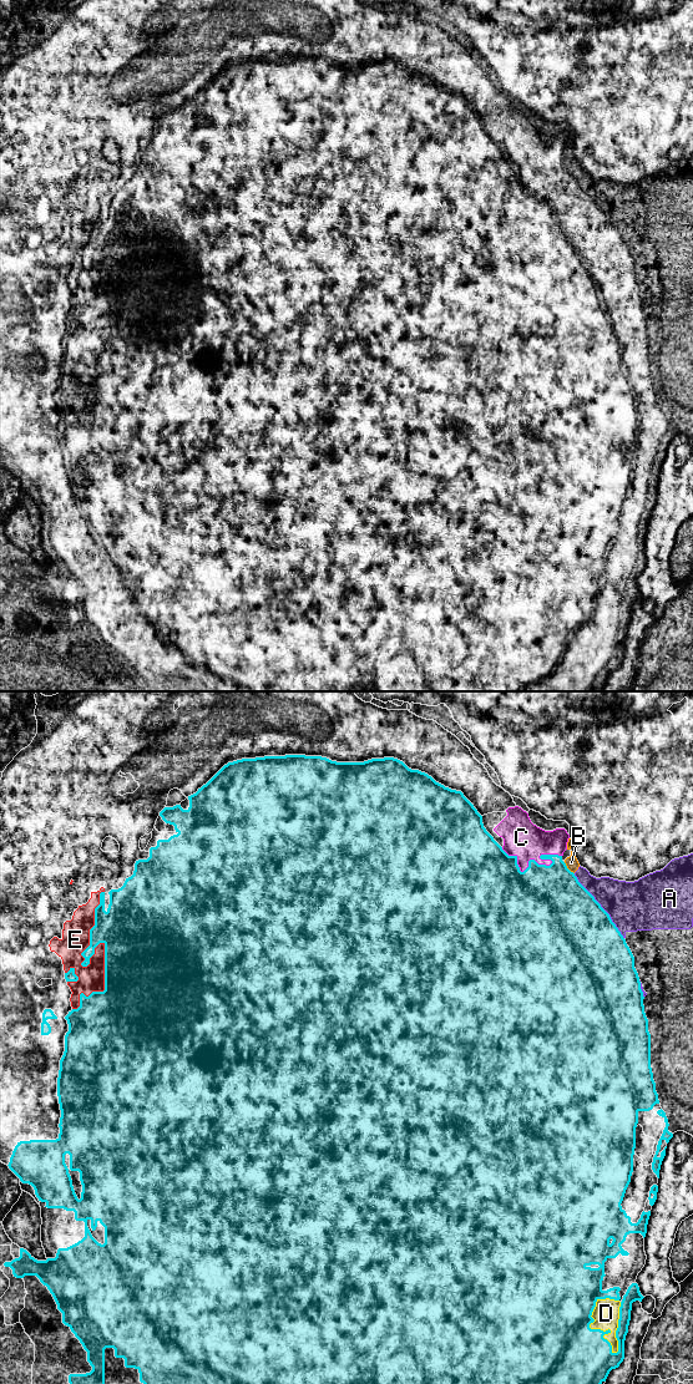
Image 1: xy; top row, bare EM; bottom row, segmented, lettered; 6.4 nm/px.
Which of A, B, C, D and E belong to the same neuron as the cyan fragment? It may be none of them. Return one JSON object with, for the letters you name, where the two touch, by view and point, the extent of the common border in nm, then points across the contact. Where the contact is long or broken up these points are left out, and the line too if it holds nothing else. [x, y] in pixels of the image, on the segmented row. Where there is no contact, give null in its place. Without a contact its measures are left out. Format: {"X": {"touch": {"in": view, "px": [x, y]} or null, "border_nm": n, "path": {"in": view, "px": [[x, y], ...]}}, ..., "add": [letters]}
{"C": {"touch": {"in": "xy", "px": [536, 862]}, "border_nm": 400}, "D": {"touch": {"in": "xy", "px": [620, 1317]}, "border_nm": 380}, "E": {"touch": {"in": "xy", "px": [94, 949]}, "border_nm": 800}, "add": ["C", "D", "E"]}

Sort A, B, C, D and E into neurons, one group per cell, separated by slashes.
A B / C D E

